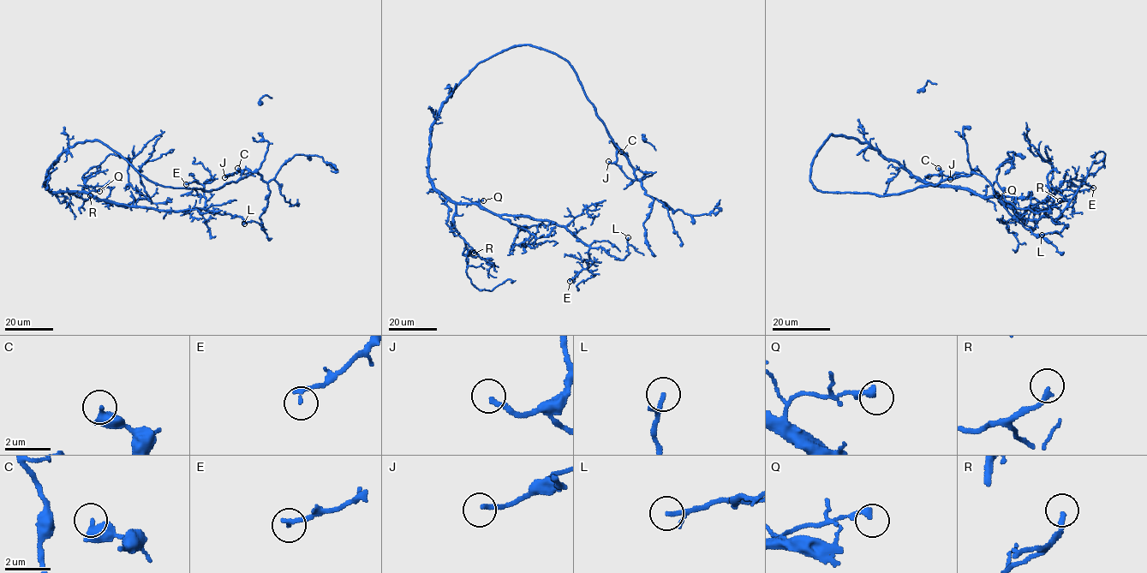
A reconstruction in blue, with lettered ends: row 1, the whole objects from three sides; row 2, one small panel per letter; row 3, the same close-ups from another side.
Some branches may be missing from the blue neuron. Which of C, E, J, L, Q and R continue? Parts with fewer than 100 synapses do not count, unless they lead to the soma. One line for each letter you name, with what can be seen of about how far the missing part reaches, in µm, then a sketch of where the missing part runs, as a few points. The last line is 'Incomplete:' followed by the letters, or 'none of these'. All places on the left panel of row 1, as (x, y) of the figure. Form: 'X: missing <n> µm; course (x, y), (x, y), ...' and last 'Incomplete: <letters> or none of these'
Incomplete: none of these

